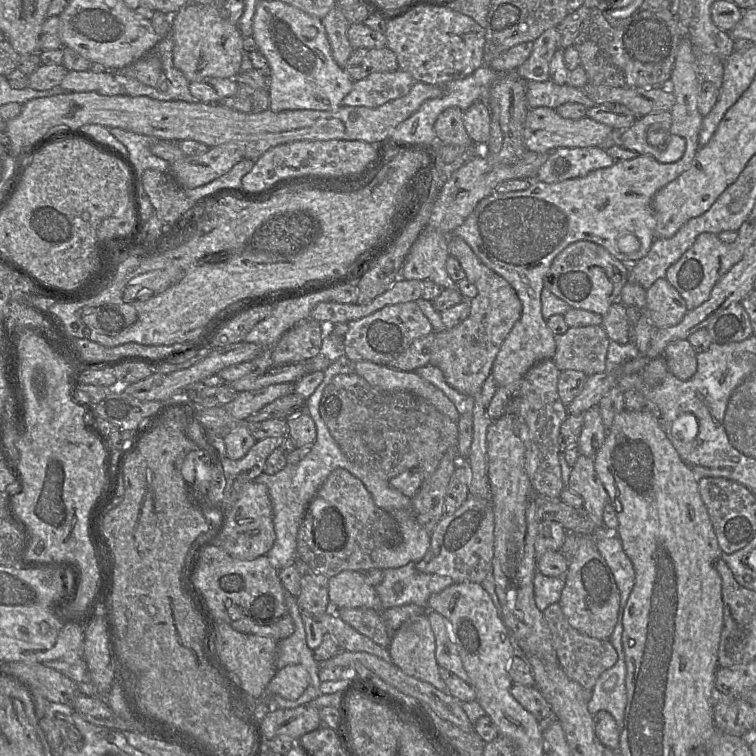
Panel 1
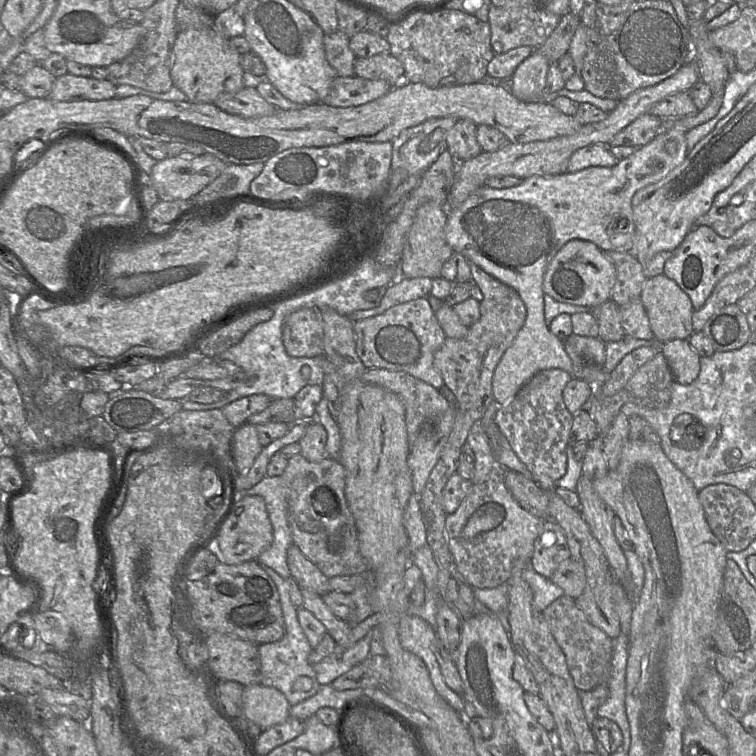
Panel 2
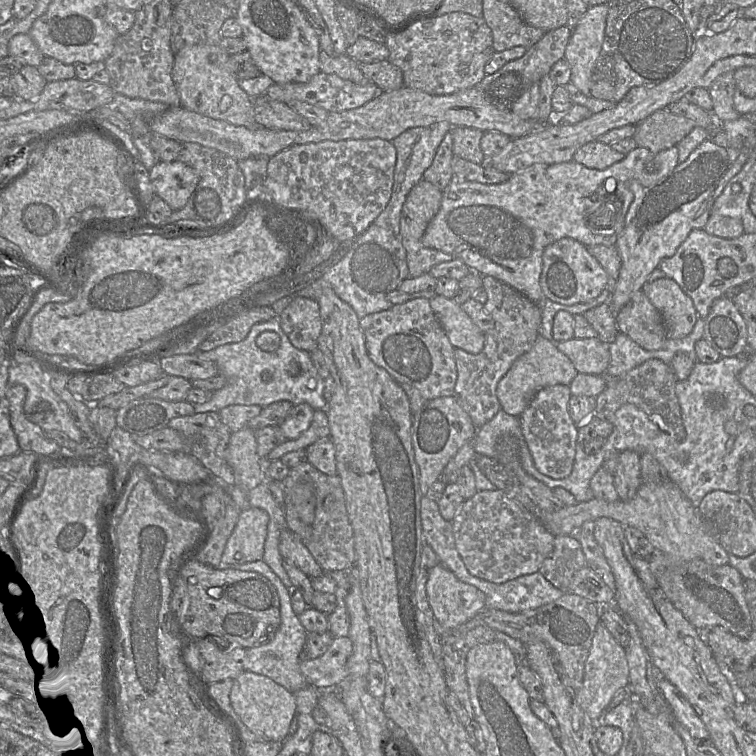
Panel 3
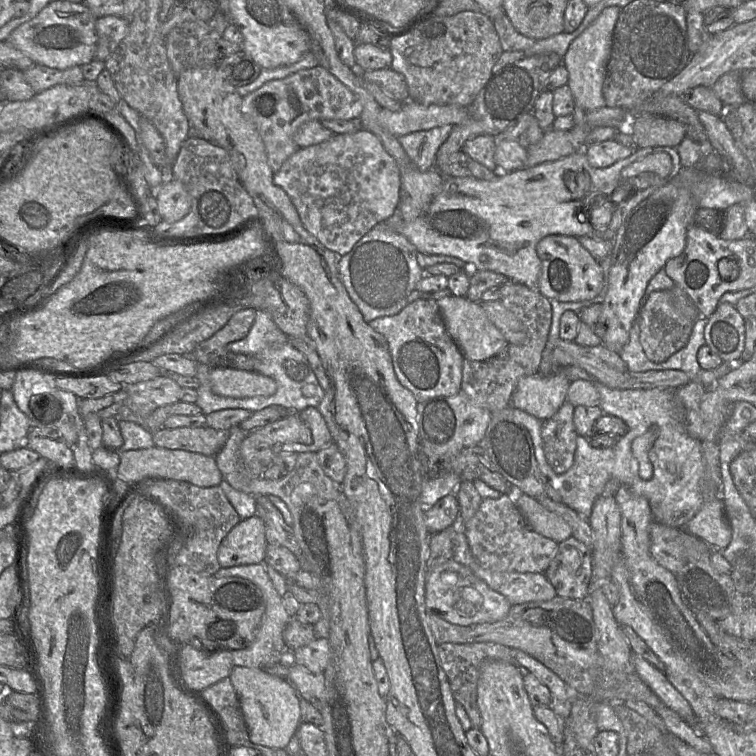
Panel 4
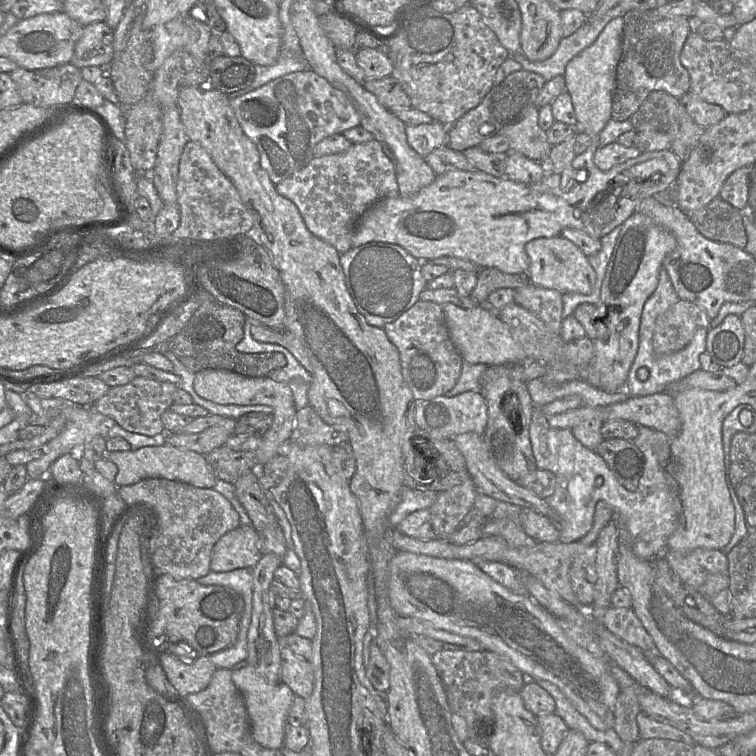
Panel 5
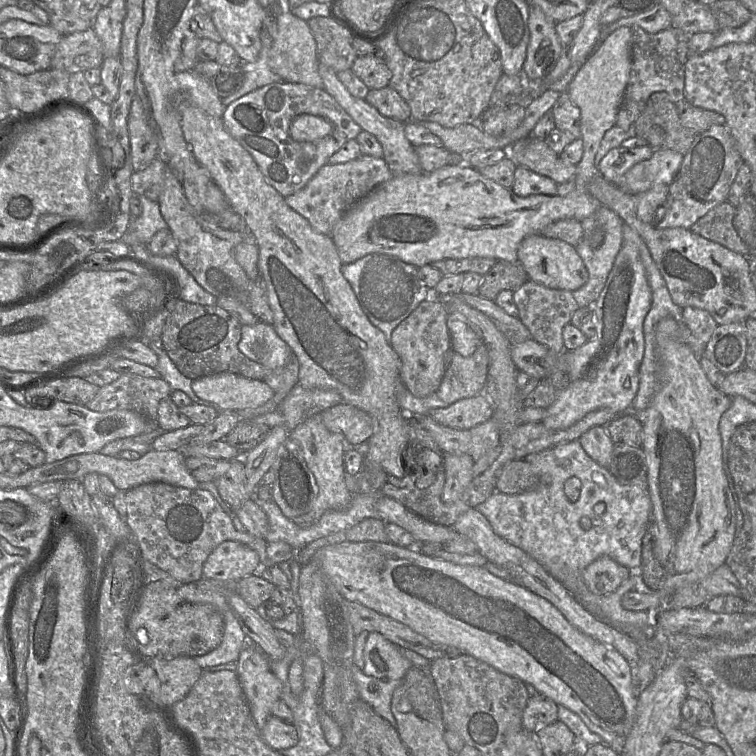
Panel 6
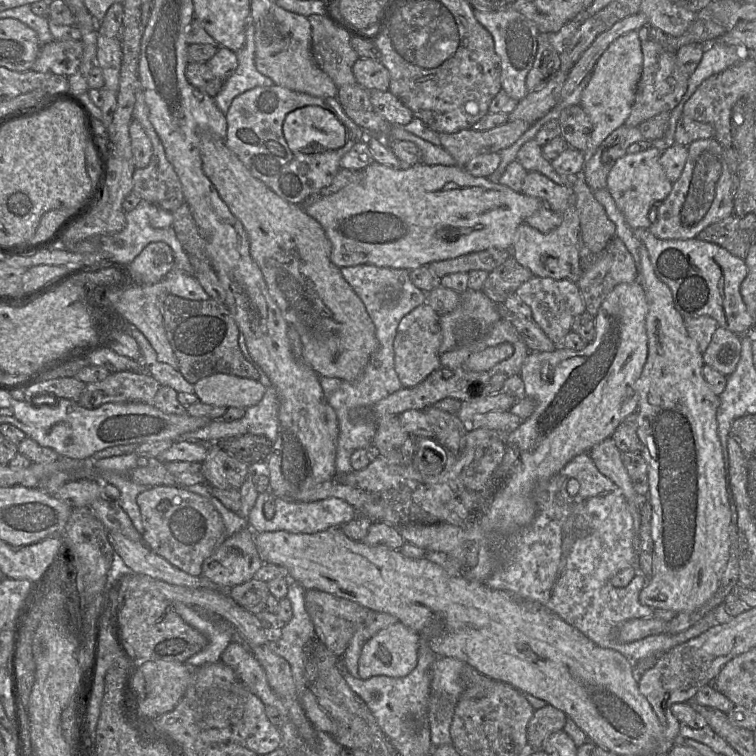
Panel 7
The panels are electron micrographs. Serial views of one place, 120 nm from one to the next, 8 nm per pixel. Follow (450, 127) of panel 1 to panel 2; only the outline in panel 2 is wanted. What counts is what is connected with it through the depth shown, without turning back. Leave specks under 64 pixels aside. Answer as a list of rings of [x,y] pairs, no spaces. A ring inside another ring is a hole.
[[[458,120],[448,132],[447,150],[458,162],[475,158],[482,152],[476,134],[477,125],[471,120]]]

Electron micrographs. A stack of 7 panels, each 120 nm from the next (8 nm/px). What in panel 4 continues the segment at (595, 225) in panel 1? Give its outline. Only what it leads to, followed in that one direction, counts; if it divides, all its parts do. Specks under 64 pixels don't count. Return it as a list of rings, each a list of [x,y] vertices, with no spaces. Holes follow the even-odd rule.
[[[647,147],[647,148],[637,148],[634,150],[634,152],[627,158],[622,159],[614,163],[613,165],[607,167],[607,168],[593,168],[588,160],[587,156],[583,150],[577,151],[571,155],[568,155],[566,157],[563,157],[559,160],[552,161],[552,162],[545,162],[542,164],[539,164],[534,167],[530,168],[524,168],[521,170],[516,170],[509,173],[503,173],[499,172],[499,175],[493,179],[493,180],[479,180],[474,177],[448,177],[445,178],[443,186],[441,191],[435,196],[435,198],[432,200],[431,204],[429,205],[428,209],[424,214],[416,218],[415,220],[411,222],[404,222],[399,210],[394,212],[394,214],[388,218],[385,223],[388,223],[388,226],[392,227],[394,230],[405,236],[417,249],[418,252],[429,254],[429,255],[448,255],[457,257],[461,260],[463,260],[466,264],[469,265],[471,270],[479,270],[479,271],[493,271],[499,274],[502,274],[506,276],[508,279],[510,279],[513,282],[523,284],[527,286],[530,289],[538,290],[538,282],[541,275],[542,265],[541,260],[539,259],[536,251],[536,245],[537,243],[542,240],[544,237],[549,235],[563,235],[563,236],[574,236],[576,238],[580,238],[583,236],[590,237],[590,233],[592,233],[591,227],[586,223],[586,221],[589,221],[590,217],[596,210],[603,210],[598,209],[600,205],[603,205],[605,202],[607,202],[608,197],[612,196],[614,203],[617,203],[619,199],[622,200],[623,203],[629,203],[629,197],[631,195],[631,192],[629,191],[621,179],[621,171],[631,165],[632,163],[641,160],[642,158],[656,153],[666,153],[670,156],[672,161],[672,169],[668,176],[669,180],[673,179],[682,169],[681,163],[680,163],[680,157],[677,152],[676,148],[673,147]],[[568,174],[574,175],[573,182],[568,182],[568,187],[566,185],[566,175],[568,177]],[[595,209],[595,210],[594,210]],[[583,212],[584,219],[580,219],[580,213]],[[561,370],[548,375],[540,373],[522,377],[513,391],[510,405],[541,420],[551,418],[566,401],[570,380]]]

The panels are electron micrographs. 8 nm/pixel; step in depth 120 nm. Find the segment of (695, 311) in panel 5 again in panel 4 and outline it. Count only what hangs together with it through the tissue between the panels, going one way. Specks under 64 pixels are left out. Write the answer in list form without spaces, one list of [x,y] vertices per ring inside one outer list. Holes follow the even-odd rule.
[[[654,291],[641,306],[636,321],[639,323],[640,343],[647,358],[660,363],[687,345],[697,320],[690,320],[679,312],[669,291]]]

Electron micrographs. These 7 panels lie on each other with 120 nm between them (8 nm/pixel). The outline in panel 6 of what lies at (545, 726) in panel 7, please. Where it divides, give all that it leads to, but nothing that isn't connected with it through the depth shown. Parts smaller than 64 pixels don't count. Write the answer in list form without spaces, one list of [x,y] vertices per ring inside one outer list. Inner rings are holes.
[[[537,694],[528,698],[522,714],[522,726],[535,733],[540,727],[558,720],[558,705],[551,699]]]

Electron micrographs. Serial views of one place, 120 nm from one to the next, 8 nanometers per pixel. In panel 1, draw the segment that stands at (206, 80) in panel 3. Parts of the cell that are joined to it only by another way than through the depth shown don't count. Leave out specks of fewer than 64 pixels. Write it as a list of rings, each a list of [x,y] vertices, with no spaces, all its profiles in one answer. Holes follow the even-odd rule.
[[[188,2],[171,16],[173,64],[188,82],[208,77],[234,78],[241,70],[243,39],[237,25],[220,15],[219,6]]]

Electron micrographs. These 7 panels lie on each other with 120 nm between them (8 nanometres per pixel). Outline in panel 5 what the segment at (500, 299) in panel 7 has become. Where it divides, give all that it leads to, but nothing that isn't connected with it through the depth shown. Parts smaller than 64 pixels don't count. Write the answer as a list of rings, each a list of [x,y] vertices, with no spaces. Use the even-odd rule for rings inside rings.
[[[484,268],[477,274],[477,284],[470,297],[478,304],[486,304],[488,296],[498,289],[518,289],[529,283],[528,273],[507,274],[496,268]]]

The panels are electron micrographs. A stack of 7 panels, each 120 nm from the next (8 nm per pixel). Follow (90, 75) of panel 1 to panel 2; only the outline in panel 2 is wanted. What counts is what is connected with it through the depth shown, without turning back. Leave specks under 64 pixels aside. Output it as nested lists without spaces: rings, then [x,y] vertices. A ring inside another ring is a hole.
[[[64,74],[56,78],[48,98],[55,101],[107,100],[115,98],[116,86],[108,79]]]

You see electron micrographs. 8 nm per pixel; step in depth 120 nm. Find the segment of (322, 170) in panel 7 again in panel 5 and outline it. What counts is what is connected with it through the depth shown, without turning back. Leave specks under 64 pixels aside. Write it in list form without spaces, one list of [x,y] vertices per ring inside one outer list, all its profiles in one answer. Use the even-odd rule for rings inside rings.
[[[311,69],[283,75],[230,101],[245,135],[256,145],[261,166],[276,185],[305,167],[315,156],[316,145],[324,138],[342,134],[361,123],[360,115],[347,95]]]

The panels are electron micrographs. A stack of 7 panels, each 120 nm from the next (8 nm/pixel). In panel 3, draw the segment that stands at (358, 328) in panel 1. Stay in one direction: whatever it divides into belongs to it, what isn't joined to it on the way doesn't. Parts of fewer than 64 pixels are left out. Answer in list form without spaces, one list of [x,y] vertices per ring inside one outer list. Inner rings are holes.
[[[419,297],[360,319],[370,359],[385,369],[398,384],[415,387],[426,400],[455,396],[458,371],[454,350],[433,312],[430,299]]]

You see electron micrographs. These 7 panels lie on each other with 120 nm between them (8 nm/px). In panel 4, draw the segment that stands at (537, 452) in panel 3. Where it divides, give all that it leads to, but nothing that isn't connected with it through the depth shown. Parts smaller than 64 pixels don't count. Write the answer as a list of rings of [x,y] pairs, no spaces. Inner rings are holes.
[[[565,401],[559,410],[542,423],[541,437],[546,459],[557,474],[565,473],[574,462],[577,432],[573,423],[574,406]]]

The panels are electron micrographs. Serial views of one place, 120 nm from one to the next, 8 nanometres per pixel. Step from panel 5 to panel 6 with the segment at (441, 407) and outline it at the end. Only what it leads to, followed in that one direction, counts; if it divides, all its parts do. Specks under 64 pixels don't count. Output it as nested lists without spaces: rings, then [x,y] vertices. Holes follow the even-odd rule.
[[[481,393],[458,400],[446,408],[434,409],[428,416],[443,426],[468,430],[489,420],[493,416],[493,406]]]

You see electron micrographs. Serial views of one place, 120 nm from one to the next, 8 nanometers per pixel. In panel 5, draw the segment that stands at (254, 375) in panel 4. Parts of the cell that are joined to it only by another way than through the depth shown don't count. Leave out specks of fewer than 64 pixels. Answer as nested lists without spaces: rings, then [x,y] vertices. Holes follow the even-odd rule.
[[[204,369],[195,373],[194,390],[202,398],[217,404],[229,405],[268,405],[273,408],[273,422],[261,438],[259,447],[254,451],[259,467],[283,451],[296,421],[296,407],[290,387],[285,382],[276,382],[264,377],[248,377],[226,369]]]

